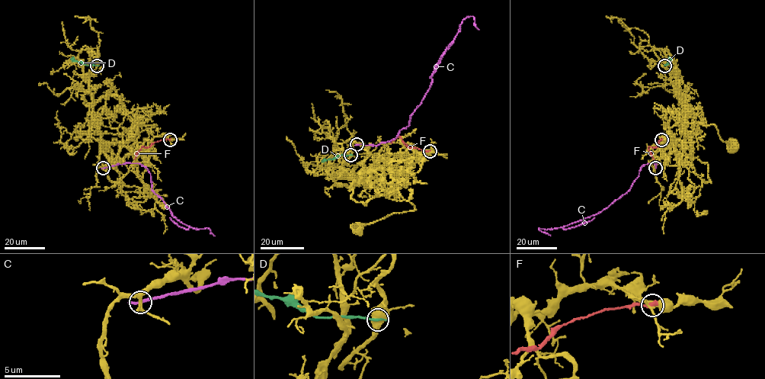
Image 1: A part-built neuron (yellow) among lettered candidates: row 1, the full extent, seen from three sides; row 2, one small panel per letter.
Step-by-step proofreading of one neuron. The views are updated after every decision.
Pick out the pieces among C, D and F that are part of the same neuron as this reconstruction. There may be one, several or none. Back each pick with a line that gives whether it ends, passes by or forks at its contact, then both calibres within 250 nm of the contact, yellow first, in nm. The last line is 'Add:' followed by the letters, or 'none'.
Add: none

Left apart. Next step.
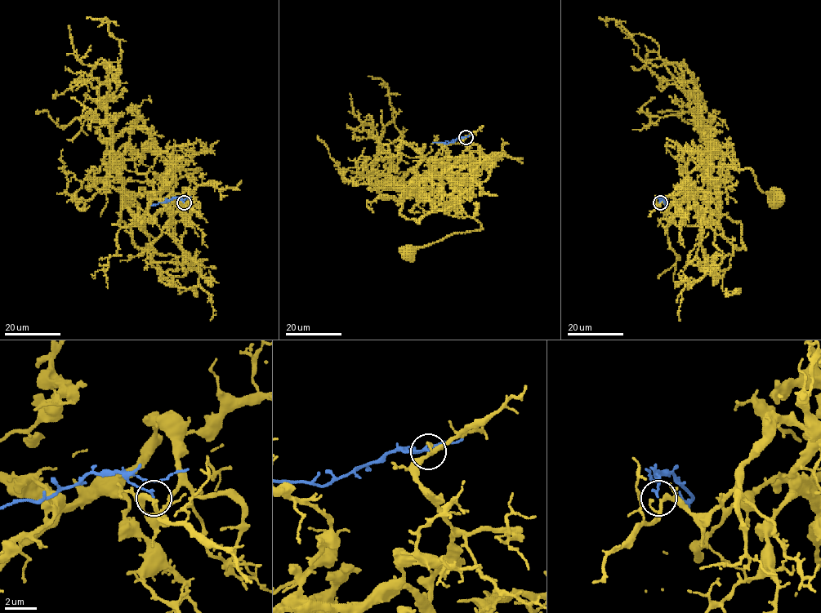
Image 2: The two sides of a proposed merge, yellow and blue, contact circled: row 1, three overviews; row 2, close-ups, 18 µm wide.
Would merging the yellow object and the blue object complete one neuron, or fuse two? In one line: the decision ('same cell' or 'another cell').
another cell

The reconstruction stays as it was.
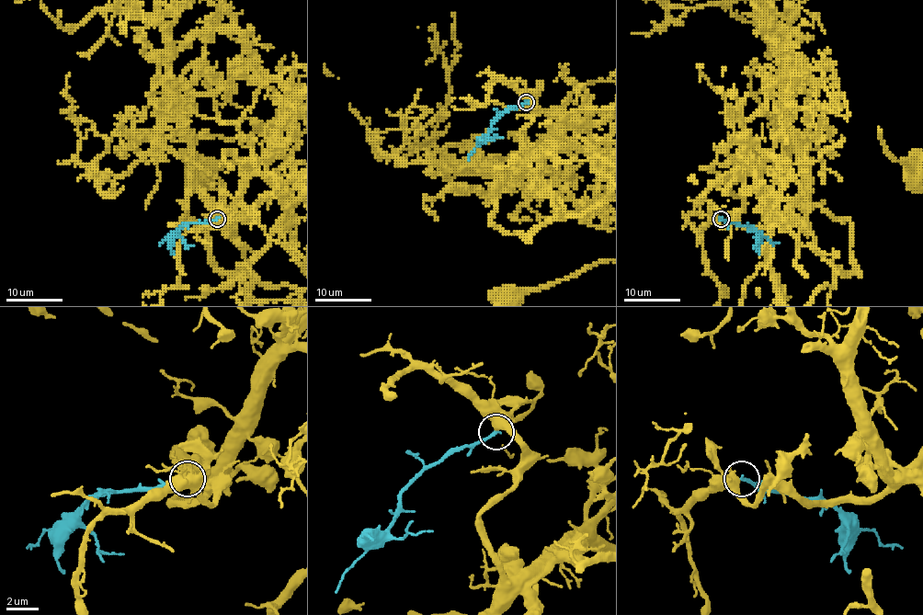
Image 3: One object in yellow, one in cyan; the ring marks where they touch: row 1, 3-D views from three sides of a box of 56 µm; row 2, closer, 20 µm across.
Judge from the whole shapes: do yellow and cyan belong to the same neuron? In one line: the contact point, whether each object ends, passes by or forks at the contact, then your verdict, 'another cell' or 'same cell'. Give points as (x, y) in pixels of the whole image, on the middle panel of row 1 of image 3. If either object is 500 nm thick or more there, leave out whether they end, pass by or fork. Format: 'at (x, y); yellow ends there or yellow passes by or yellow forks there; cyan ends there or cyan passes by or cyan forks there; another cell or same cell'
at (526, 102); yellow forks there; cyan ends there; same cell

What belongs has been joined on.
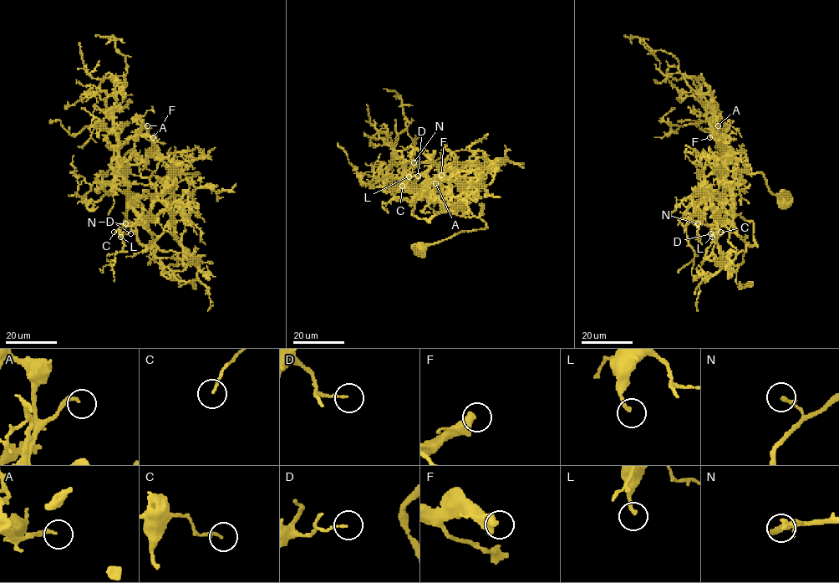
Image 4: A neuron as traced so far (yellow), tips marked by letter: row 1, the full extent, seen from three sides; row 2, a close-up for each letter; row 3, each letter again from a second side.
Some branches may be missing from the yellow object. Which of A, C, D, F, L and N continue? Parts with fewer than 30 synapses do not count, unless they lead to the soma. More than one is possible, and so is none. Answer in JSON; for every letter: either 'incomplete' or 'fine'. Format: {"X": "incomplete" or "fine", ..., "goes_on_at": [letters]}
{"A": "incomplete", "C": "fine", "D": "fine", "F": "incomplete", "L": "fine", "N": "fine", "goes_on_at": ["A", "F"]}

